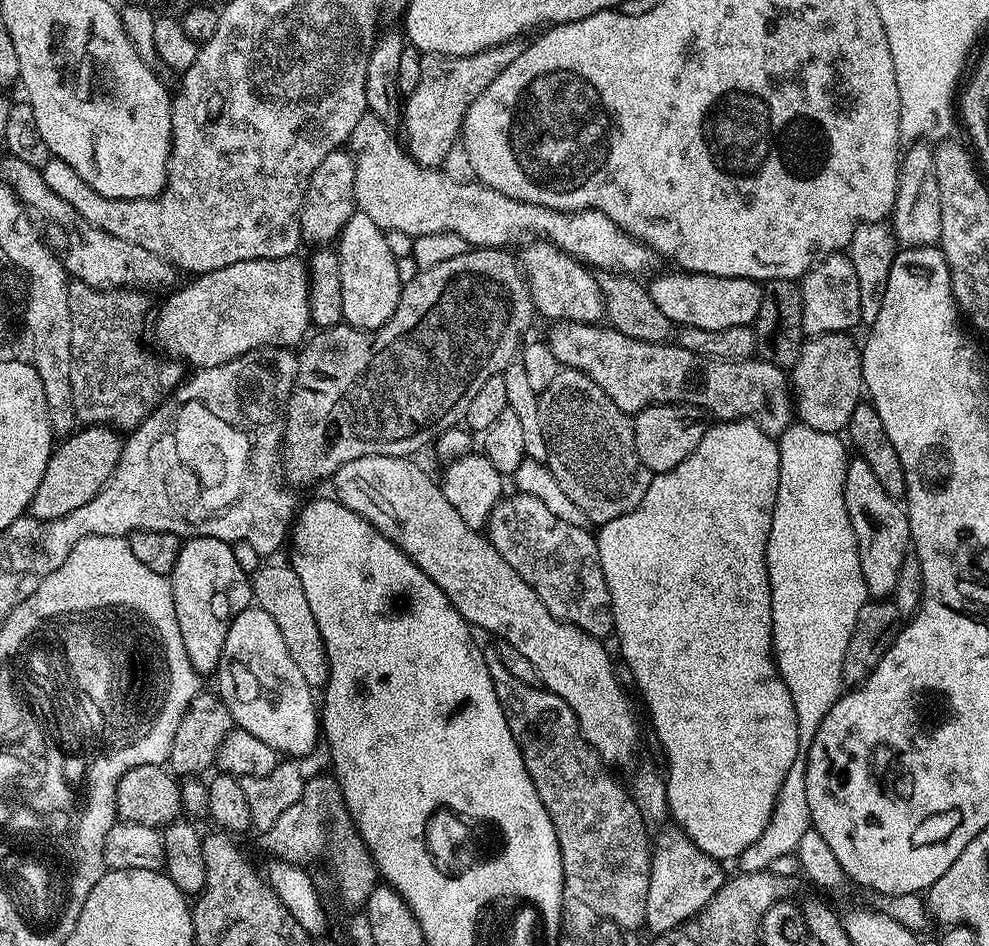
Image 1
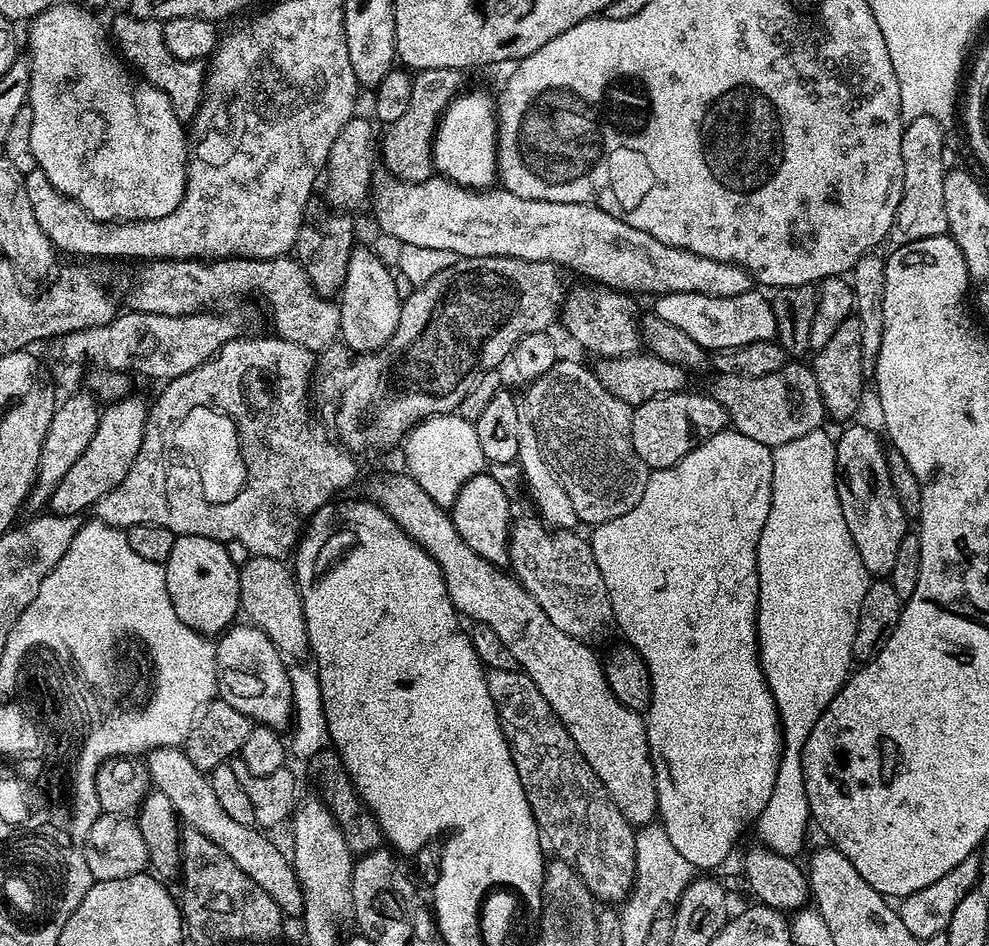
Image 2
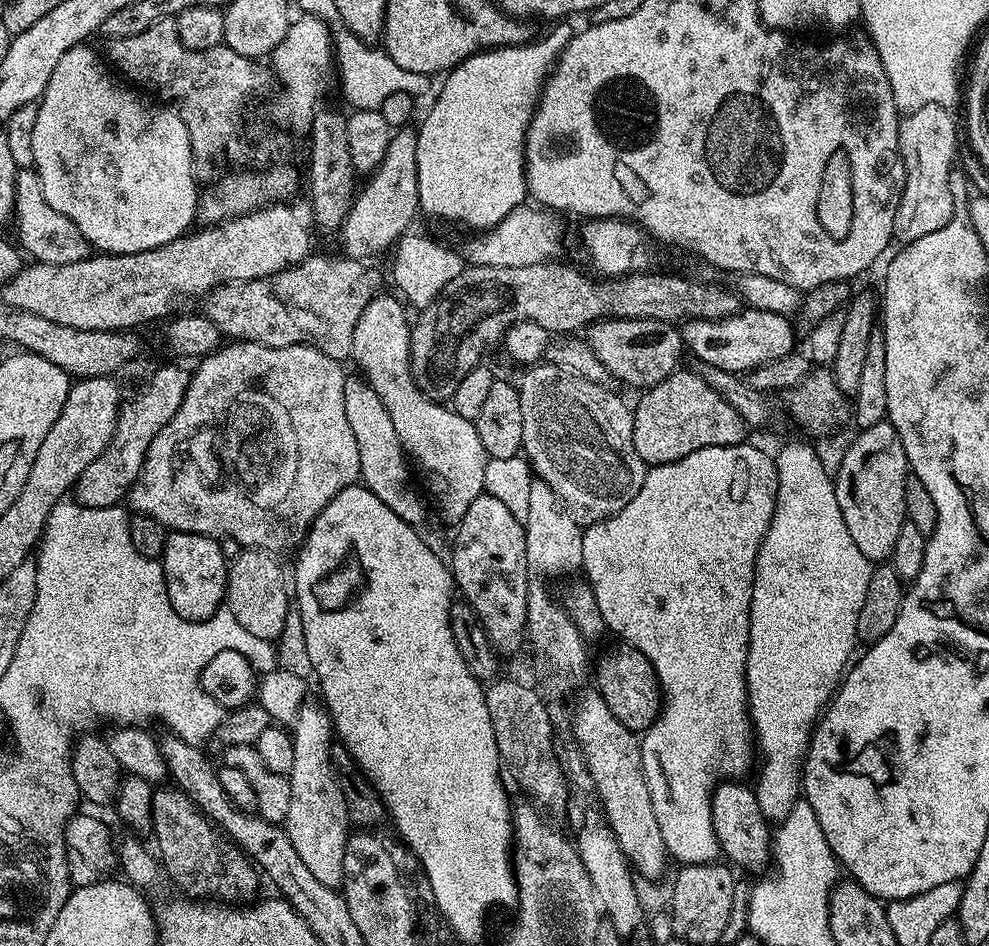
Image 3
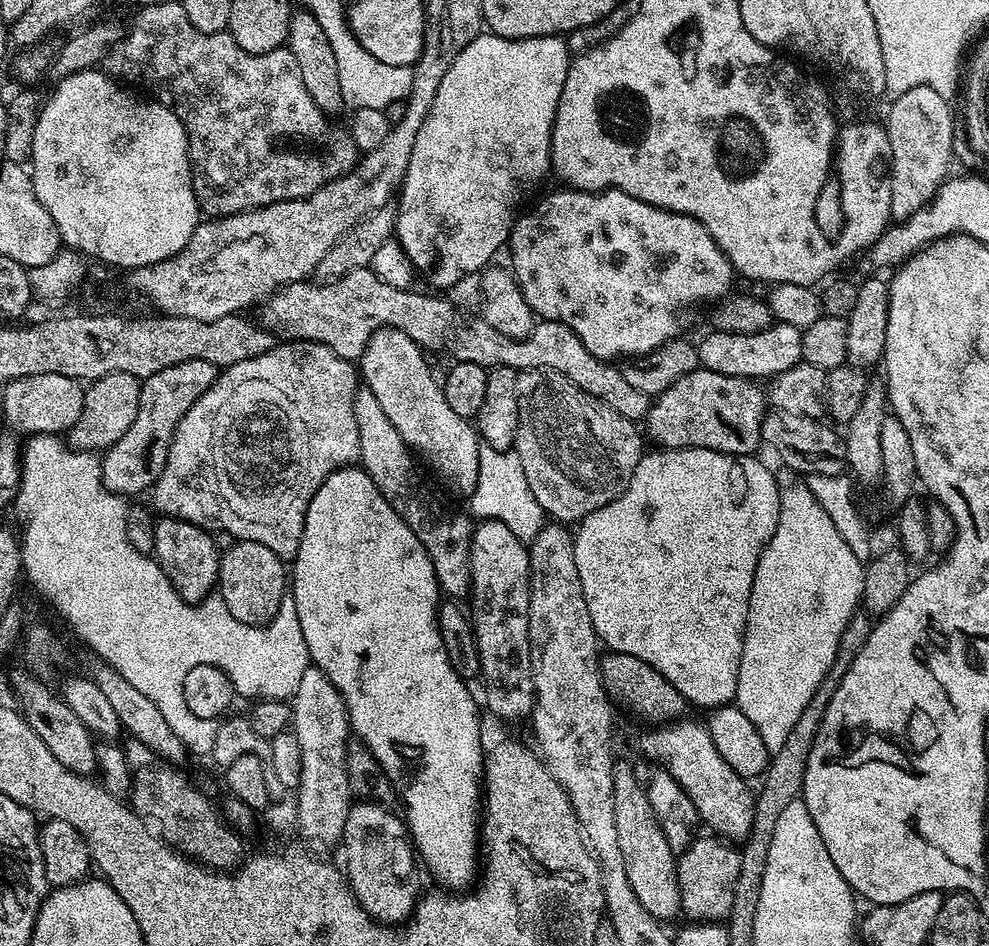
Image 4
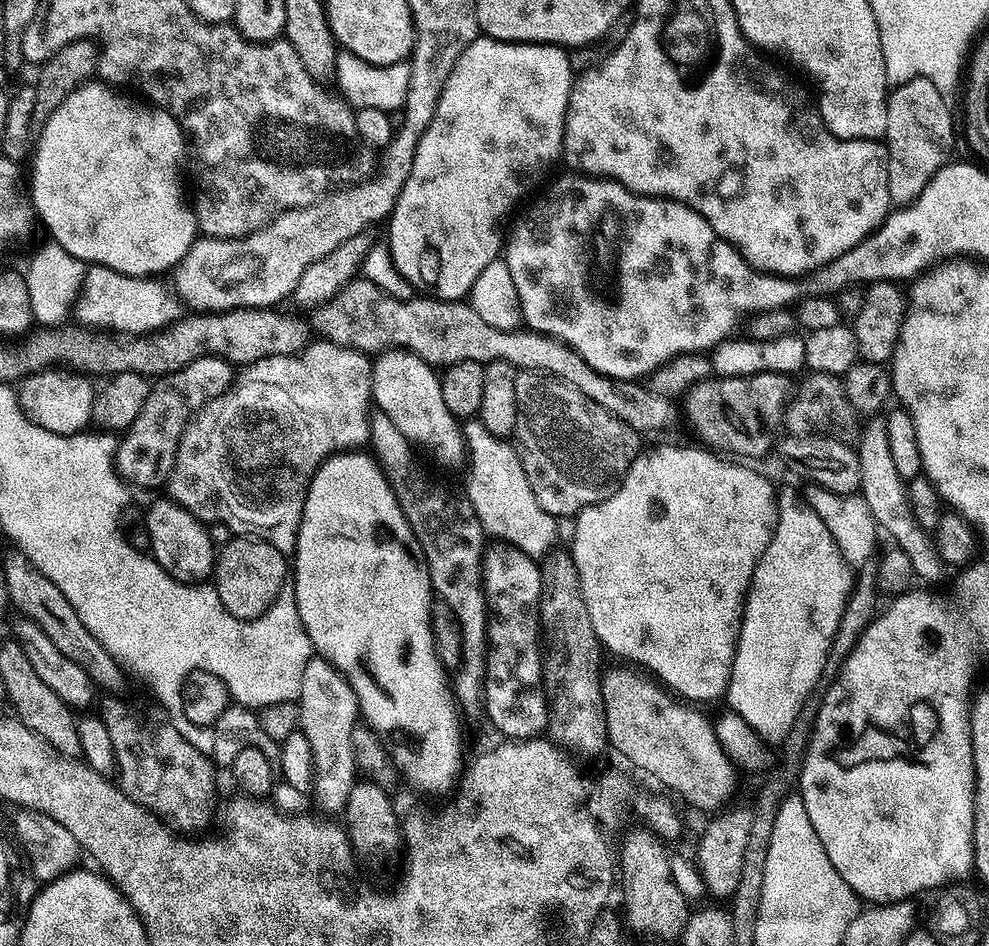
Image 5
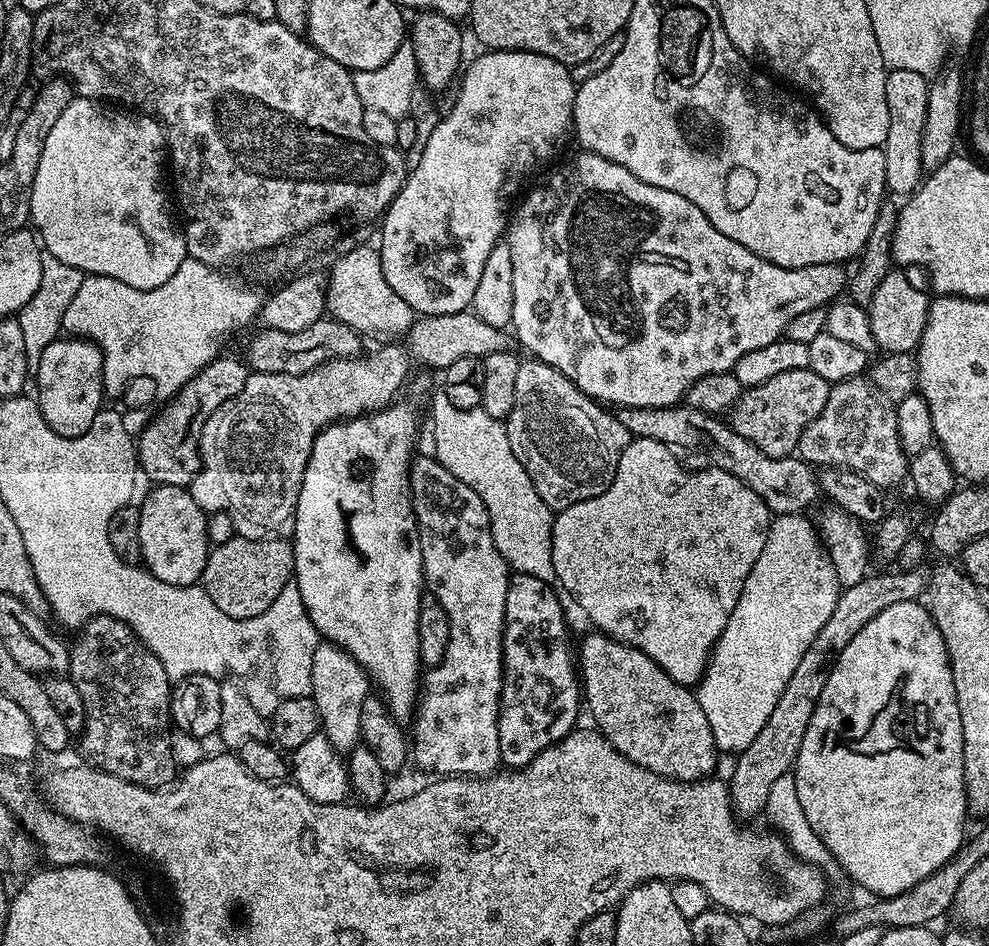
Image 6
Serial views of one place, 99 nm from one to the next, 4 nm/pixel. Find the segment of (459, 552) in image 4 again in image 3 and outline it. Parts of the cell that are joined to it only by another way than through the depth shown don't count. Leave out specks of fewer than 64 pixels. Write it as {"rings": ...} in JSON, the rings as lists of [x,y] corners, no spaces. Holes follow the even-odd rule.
{"rings":[[[349,375],[344,382],[344,401],[346,402],[346,422],[350,422],[350,431],[354,434],[354,442],[358,442],[360,451],[360,480],[369,488],[402,522],[413,526],[427,518],[424,500],[416,493],[412,485],[412,472],[408,469],[409,457],[398,438],[398,430],[394,430],[394,422],[390,422],[390,414],[386,406],[382,406],[382,398],[374,394],[363,375]]]}

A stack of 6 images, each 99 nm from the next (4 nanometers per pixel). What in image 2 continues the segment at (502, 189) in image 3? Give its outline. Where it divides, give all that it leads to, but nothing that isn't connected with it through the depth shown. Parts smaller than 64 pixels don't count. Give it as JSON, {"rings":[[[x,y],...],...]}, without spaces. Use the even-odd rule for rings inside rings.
{"rings":[[[461,91],[448,103],[448,109],[441,114],[440,122],[436,125],[436,137],[432,143],[432,163],[435,171],[441,177],[447,178],[454,184],[463,184],[473,190],[488,190],[497,183],[496,171],[496,101],[484,92]]]}

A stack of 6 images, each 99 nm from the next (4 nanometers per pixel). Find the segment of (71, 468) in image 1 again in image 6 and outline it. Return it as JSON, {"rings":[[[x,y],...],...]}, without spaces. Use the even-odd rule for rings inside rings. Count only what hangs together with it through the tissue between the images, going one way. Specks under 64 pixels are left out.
{"rings":[[[227,354],[217,356],[201,372],[194,374],[194,378],[190,378],[175,392],[169,399],[172,401],[145,426],[144,433],[138,436],[136,459],[139,471],[143,475],[145,472],[152,479],[153,485],[169,484],[179,488],[188,488],[193,478],[200,473],[200,435],[210,414],[214,414],[214,410],[218,410],[218,406],[222,406],[222,402],[234,398],[234,394],[238,394],[242,390],[242,386],[246,386],[249,375],[250,369],[243,359],[235,360],[234,357],[227,356]]]}

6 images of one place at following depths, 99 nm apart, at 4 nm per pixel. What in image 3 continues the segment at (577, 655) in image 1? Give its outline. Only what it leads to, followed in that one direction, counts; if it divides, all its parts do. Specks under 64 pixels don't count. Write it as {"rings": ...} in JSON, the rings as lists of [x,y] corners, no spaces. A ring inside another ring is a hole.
{"rings":[[[596,690],[586,693],[577,702],[576,713],[572,716],[572,732],[580,743],[578,750],[584,758],[587,775],[592,775],[592,784],[600,795],[602,815],[614,830],[624,857],[643,879],[659,881],[664,867],[670,864],[670,857],[662,842],[662,830],[654,814],[654,802],[650,802],[637,733],[614,716],[610,706]]]}

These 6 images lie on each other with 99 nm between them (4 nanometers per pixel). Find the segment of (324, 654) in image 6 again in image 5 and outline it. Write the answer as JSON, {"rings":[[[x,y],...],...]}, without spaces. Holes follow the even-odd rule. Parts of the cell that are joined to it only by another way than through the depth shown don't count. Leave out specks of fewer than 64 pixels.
{"rings":[[[315,654],[310,662],[306,662],[298,703],[299,731],[306,734],[311,744],[312,761],[316,766],[314,797],[325,808],[325,813],[339,813],[346,806],[346,798],[350,798],[350,790],[358,779],[354,742],[350,742],[350,734],[354,734],[354,726],[358,723],[360,703],[348,679],[329,660],[323,660]]]}

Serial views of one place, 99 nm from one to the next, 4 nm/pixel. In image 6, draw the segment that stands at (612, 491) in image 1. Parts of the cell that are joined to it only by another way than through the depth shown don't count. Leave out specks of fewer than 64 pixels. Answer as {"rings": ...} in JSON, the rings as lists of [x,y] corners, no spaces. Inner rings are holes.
{"rings":[[[535,358],[521,359],[515,386],[514,410],[510,410],[504,421],[504,429],[506,438],[510,438],[510,450],[514,450],[514,458],[522,462],[522,470],[530,474],[530,482],[534,482],[534,490],[538,490],[538,498],[557,513],[606,491],[616,477],[622,450],[626,450],[633,439],[620,419],[605,405],[578,390],[576,383],[554,370],[554,366]]]}

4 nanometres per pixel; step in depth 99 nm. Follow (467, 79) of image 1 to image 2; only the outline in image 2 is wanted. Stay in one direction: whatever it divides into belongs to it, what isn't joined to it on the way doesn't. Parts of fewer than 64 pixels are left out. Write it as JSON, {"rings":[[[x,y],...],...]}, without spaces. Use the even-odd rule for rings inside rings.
{"rings":[[[431,68],[430,70],[419,70],[413,75],[412,78],[412,89],[410,90],[410,106],[406,109],[406,114],[402,114],[402,118],[398,118],[393,124],[387,125],[386,131],[382,136],[382,164],[389,168],[391,175],[395,179],[404,181],[405,184],[417,184],[418,182],[426,182],[427,180],[433,179],[434,176],[434,165],[432,163],[432,143],[436,137],[436,125],[440,122],[440,116],[448,109],[448,103],[453,100],[456,96],[459,96],[462,89],[465,87],[464,84],[465,73],[458,68]]]}

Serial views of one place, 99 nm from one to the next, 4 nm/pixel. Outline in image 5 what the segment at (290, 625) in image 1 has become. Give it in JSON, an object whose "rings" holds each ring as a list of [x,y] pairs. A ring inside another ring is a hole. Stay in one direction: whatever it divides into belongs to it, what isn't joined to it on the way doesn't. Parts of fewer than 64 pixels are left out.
{"rings":[[[233,538],[217,551],[211,579],[222,598],[222,606],[239,620],[258,620],[276,603],[282,586],[289,579],[290,564],[285,553],[267,540]]]}

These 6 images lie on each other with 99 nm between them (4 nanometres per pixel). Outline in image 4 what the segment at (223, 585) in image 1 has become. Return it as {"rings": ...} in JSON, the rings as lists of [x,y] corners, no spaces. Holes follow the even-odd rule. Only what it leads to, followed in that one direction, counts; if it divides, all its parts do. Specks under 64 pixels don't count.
{"rings":[[[161,515],[154,530],[154,559],[172,588],[188,604],[199,604],[213,595],[218,584],[221,553],[212,540],[212,533],[173,516]]]}

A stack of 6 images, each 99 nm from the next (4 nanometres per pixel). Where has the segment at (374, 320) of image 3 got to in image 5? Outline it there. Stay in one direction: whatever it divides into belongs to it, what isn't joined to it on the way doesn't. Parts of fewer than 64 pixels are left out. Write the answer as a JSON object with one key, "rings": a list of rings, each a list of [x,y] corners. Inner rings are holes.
{"rings":[[[385,350],[375,357],[372,373],[374,404],[417,449],[436,455],[440,464],[456,468],[465,463],[466,449],[458,417],[446,410],[440,376],[433,365],[403,350]]]}

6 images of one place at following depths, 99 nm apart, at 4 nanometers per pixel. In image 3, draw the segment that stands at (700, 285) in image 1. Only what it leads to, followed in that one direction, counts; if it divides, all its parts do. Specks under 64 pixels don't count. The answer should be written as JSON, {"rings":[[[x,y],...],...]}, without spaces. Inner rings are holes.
{"rings":[[[745,307],[732,316],[721,320],[686,320],[680,328],[680,337],[684,340],[685,349],[693,352],[693,357],[702,362],[710,362],[710,366],[719,366],[722,370],[730,370],[737,374],[747,374],[768,360],[782,358],[782,354],[790,354],[797,347],[798,333],[793,321],[782,314],[774,314],[770,310],[758,310]]]}

